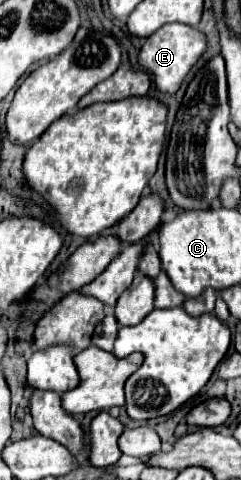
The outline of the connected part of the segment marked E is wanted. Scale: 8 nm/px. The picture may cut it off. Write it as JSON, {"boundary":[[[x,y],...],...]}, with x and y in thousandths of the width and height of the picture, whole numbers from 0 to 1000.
{"boundary":[[[705,48],[664,56],[647,69],[631,69],[606,90],[581,102],[581,135],[631,156],[647,181],[672,194],[730,194],[788,152],[788,144],[822,131],[838,110],[855,106],[855,73],[822,65],[813,56],[755,52],[755,48]]]}

